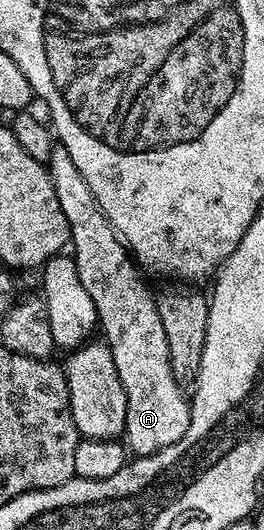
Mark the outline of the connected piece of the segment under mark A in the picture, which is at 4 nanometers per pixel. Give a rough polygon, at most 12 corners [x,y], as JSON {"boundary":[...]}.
{"boundary":[[70,153],[46,165],[133,456],[190,425],[156,295]]}

